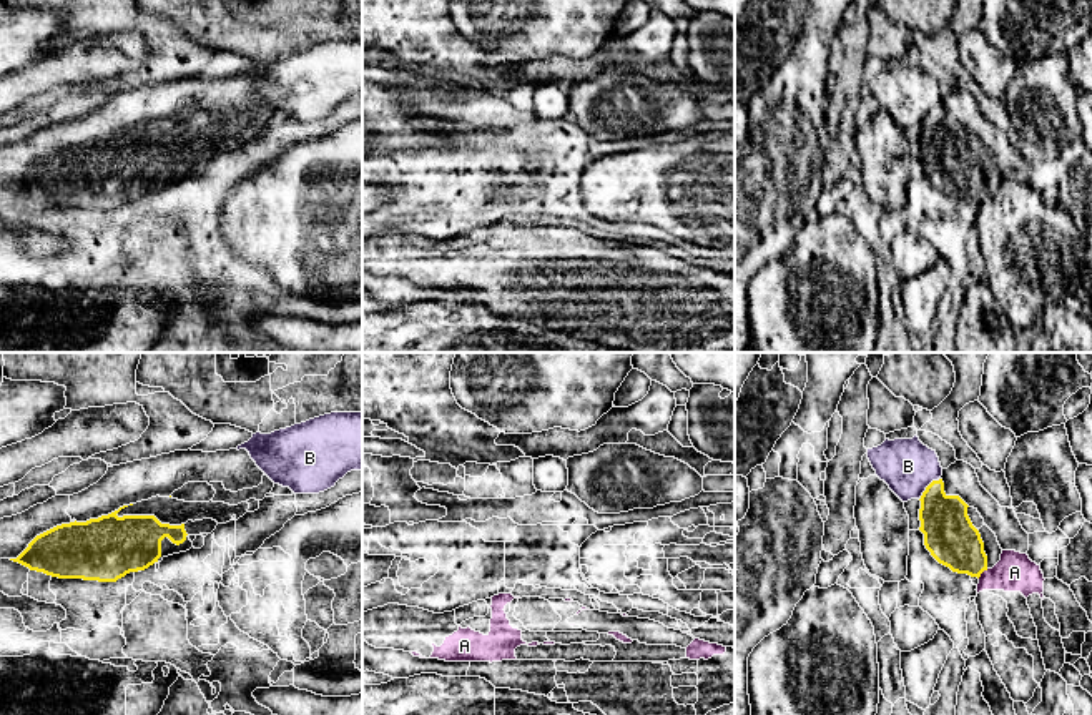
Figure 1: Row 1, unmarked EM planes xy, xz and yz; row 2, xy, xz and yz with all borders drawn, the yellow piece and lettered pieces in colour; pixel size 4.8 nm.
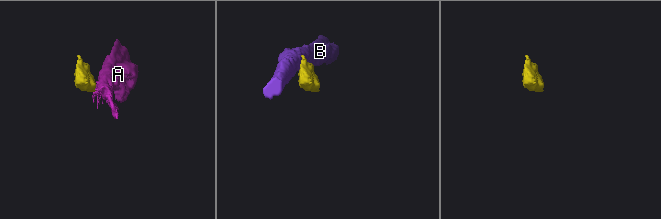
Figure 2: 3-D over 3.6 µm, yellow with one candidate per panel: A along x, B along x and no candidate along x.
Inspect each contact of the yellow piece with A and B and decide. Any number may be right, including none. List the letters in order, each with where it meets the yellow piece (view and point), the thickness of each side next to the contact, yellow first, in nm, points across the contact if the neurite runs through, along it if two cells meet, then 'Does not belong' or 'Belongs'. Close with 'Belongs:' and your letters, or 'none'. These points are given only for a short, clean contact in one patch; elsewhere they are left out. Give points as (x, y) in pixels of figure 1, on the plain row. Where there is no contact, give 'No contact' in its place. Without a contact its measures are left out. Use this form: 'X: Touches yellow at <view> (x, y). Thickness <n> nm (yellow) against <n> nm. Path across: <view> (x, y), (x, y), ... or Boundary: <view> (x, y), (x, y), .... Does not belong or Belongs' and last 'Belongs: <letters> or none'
A: Touches yellow at yz (983, 198). Thickness 240 nm (yellow) against 190 nm. Boundary: yz (988, 197), (978, 205). Does not belong
B: Touches yellow at yz (926, 117). Thickness 240 nm (yellow) against 260 nm. Does not belong
Belongs: none

